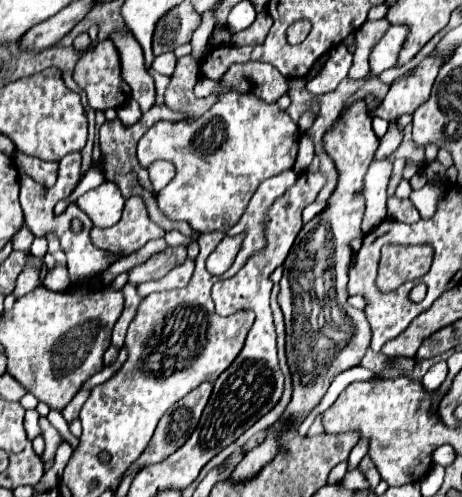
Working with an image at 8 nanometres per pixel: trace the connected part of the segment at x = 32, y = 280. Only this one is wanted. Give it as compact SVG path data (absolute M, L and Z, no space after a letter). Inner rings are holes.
M26 268L26 270L20 274L20 278L18 278L14 296L20 298L20 296L28 294L30 290L34 290L38 284L40 284L40 280L38 280L38 270L34 270L34 268Z

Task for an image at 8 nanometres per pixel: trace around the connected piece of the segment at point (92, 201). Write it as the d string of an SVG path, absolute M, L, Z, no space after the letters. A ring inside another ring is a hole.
M105 181L78 198L78 206L88 216L92 216L94 226L102 226L102 228L108 228L120 220L124 205L125 199L118 186L110 181Z

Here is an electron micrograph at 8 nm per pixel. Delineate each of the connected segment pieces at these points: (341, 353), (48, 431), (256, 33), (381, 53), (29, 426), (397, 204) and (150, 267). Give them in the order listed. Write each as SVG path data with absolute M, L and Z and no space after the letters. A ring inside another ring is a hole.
M356 100L348 110L344 110L344 114L336 118L332 130L322 138L324 152L332 158L338 170L338 184L328 198L328 206L302 226L284 262L284 276L278 292L278 304L286 322L286 358L292 374L292 400L280 416L280 422L288 426L286 430L298 430L304 418L320 404L334 376L360 364L372 338L364 312L346 302L346 268L352 256L350 242L364 238L364 174L372 162L378 142L380 140L372 130L370 110L364 100Z
M40 416L40 428L42 428L42 434L44 434L44 440L46 440L46 448L44 448L44 454L42 454L42 460L44 462L48 462L48 460L52 460L54 458L54 454L56 454L56 448L58 448L58 444L62 442L62 436L58 434L58 430L44 418L44 416Z
M260 12L250 27L232 36L231 44L235 46L260 44L264 42L264 36L268 36L272 24L272 17L266 12Z
M390 26L390 30L384 34L384 38L374 46L370 54L370 74L378 76L382 70L396 66L406 36L408 36L408 28Z
M28 410L26 412L26 434L28 434L30 440L40 434L40 428L38 428L38 412L36 410Z
M392 196L387 199L387 218L412 224L412 222L420 220L420 214L416 212L410 199L398 200L396 196Z
M168 246L166 250L152 254L146 262L130 268L128 282L140 284L146 280L160 280L168 270L184 262L184 258L186 258L186 246Z

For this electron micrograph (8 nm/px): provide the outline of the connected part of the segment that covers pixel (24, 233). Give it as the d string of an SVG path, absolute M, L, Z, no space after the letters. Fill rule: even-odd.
M24 226L20 232L16 232L16 236L12 238L16 250L28 250L30 244L32 244L32 240L34 240L34 236L30 234L30 230L28 230L26 226Z

